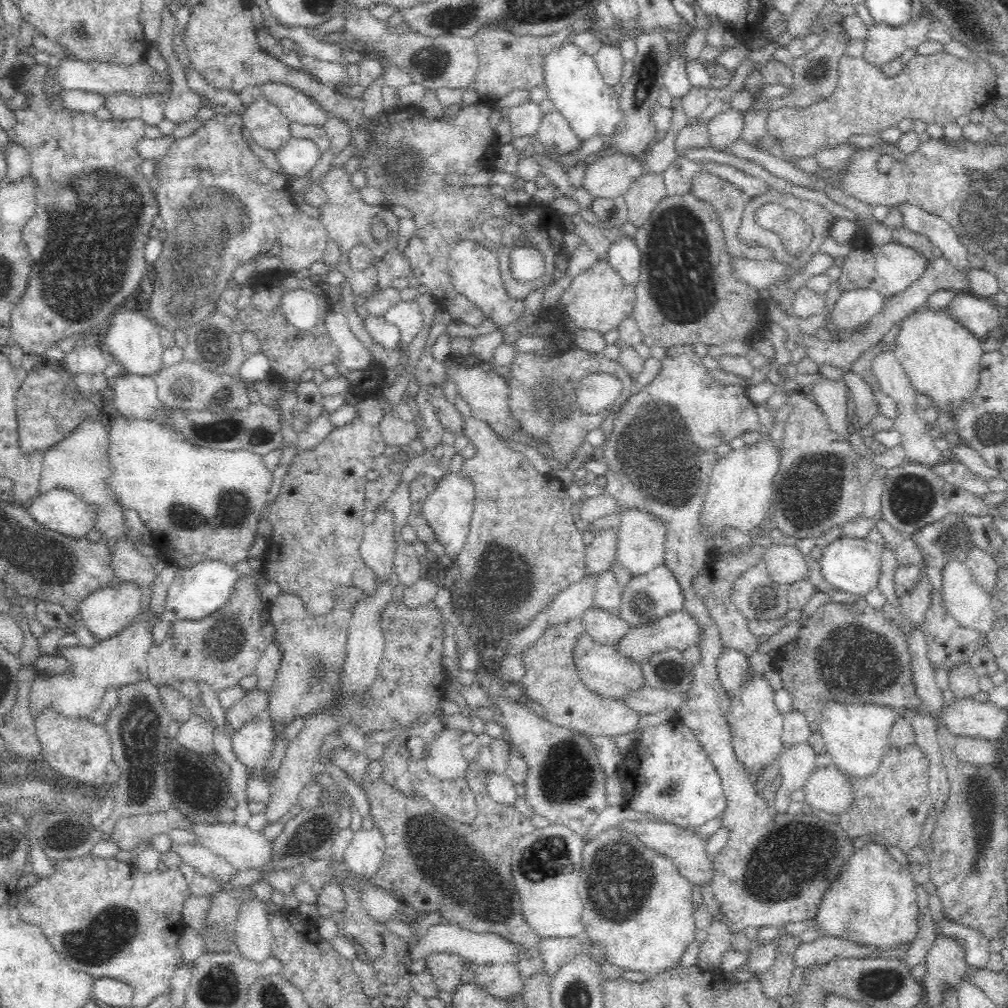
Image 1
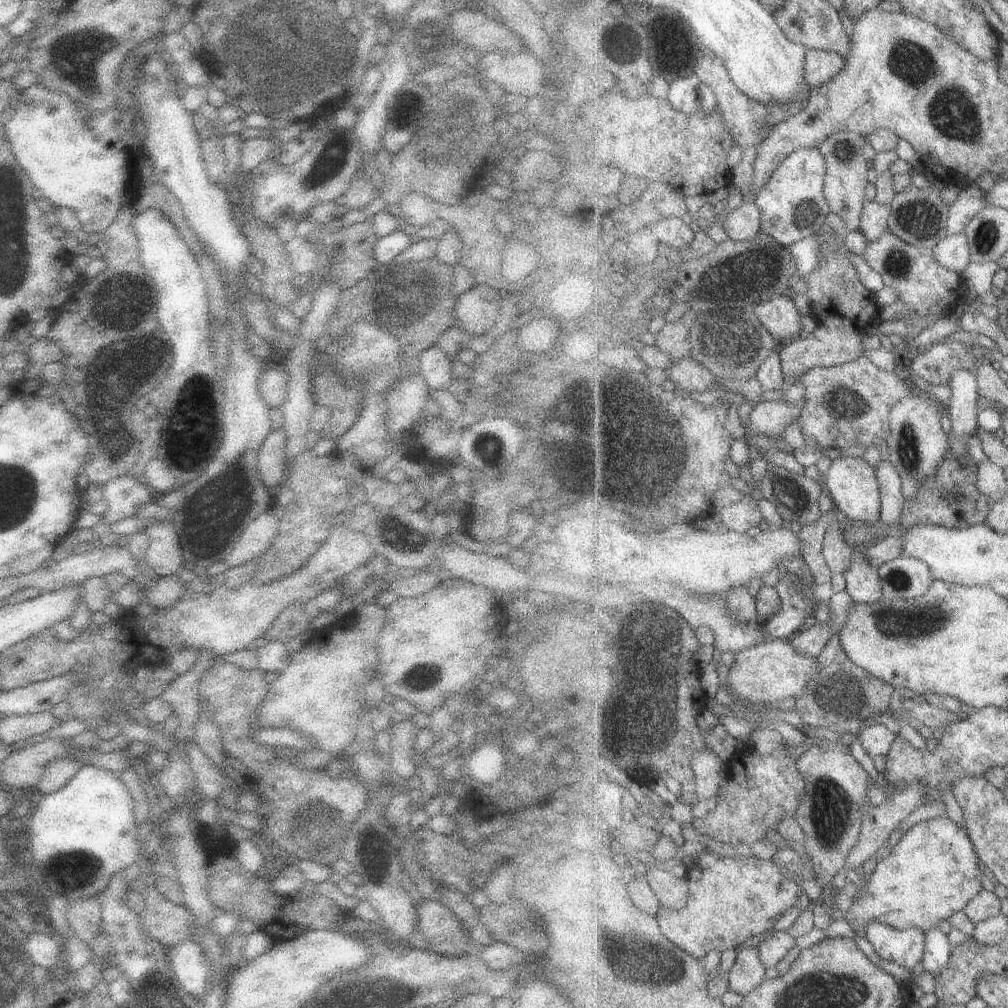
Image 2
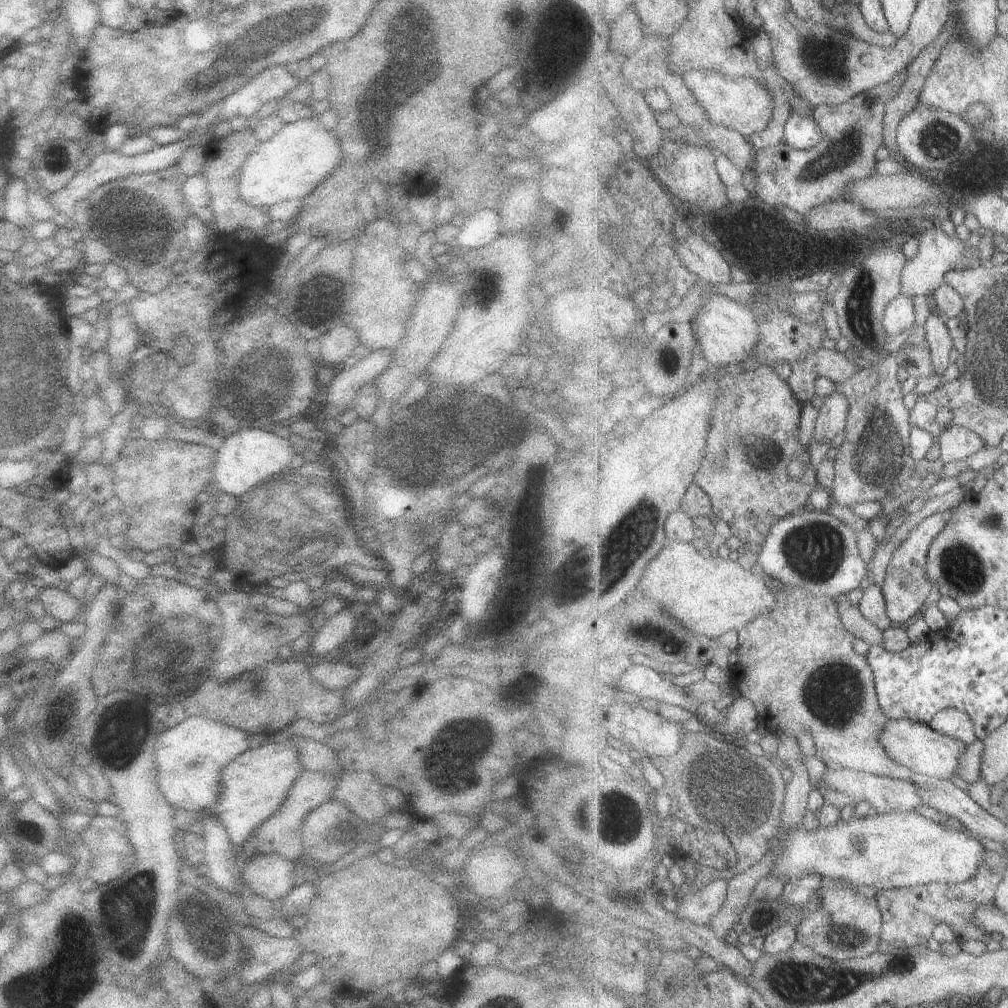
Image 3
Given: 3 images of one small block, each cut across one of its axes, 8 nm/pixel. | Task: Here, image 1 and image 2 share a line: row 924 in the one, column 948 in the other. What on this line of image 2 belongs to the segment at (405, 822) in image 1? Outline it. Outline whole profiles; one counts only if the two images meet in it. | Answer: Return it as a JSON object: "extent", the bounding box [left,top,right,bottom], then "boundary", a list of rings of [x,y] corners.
{"extent":[900,452,991,528],"boundary":[[[947,452],[937,472],[921,484],[915,498],[907,500],[907,506],[903,508],[900,522],[905,524],[905,528],[917,526],[921,522],[947,526],[947,528],[967,528],[973,524],[986,522],[991,508],[987,500],[989,496],[981,494],[981,490],[977,488],[978,472],[978,463],[971,457],[967,456],[961,461],[957,458],[953,459],[953,456],[949,456]]]}

